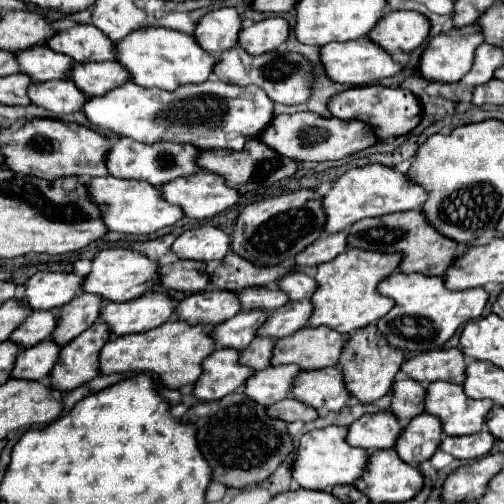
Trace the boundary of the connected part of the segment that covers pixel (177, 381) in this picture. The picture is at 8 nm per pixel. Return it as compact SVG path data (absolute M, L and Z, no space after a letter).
M177 318L165 322L163 326L139 334L125 334L109 340L101 350L99 366L101 374L111 372L149 372L157 374L161 382L169 388L181 388L185 384L195 384L201 376L201 360L213 354L217 342L211 336L211 328L203 324L189 324Z

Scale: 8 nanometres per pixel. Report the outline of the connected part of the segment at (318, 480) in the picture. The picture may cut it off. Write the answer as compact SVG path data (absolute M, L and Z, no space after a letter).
M327 426L321 430L311 430L301 438L299 454L293 462L293 478L301 484L301 488L309 490L331 490L337 484L353 484L361 472L365 472L365 464L369 462L369 452L365 448L353 448L347 444L345 426Z

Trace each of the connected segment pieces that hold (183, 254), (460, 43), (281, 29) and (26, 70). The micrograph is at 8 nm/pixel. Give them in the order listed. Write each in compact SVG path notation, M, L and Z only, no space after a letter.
M201 226L185 230L175 242L173 252L179 258L189 260L201 260L201 262L213 262L223 260L229 252L229 240L231 236L215 226Z
M475 24L465 26L465 28L451 28L449 32L437 34L429 40L427 48L423 50L423 54L419 58L417 74L429 82L443 82L443 84L459 82L461 76L465 76L469 72L469 68L473 64L473 54L481 42L483 42L483 34Z
M273 16L243 28L239 36L239 46L251 52L251 56L257 56L279 48L287 40L287 34L289 34L287 22L279 16Z
M37 46L29 50L19 50L17 64L21 64L21 72L33 78L33 82L47 82L63 78L75 62L65 54L57 54L45 46Z

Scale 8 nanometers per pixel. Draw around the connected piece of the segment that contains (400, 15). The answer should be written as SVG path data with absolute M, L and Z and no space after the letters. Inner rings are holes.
M389 12L383 16L373 32L369 32L369 40L377 46L385 48L385 52L411 52L423 44L429 34L429 22L419 12Z

